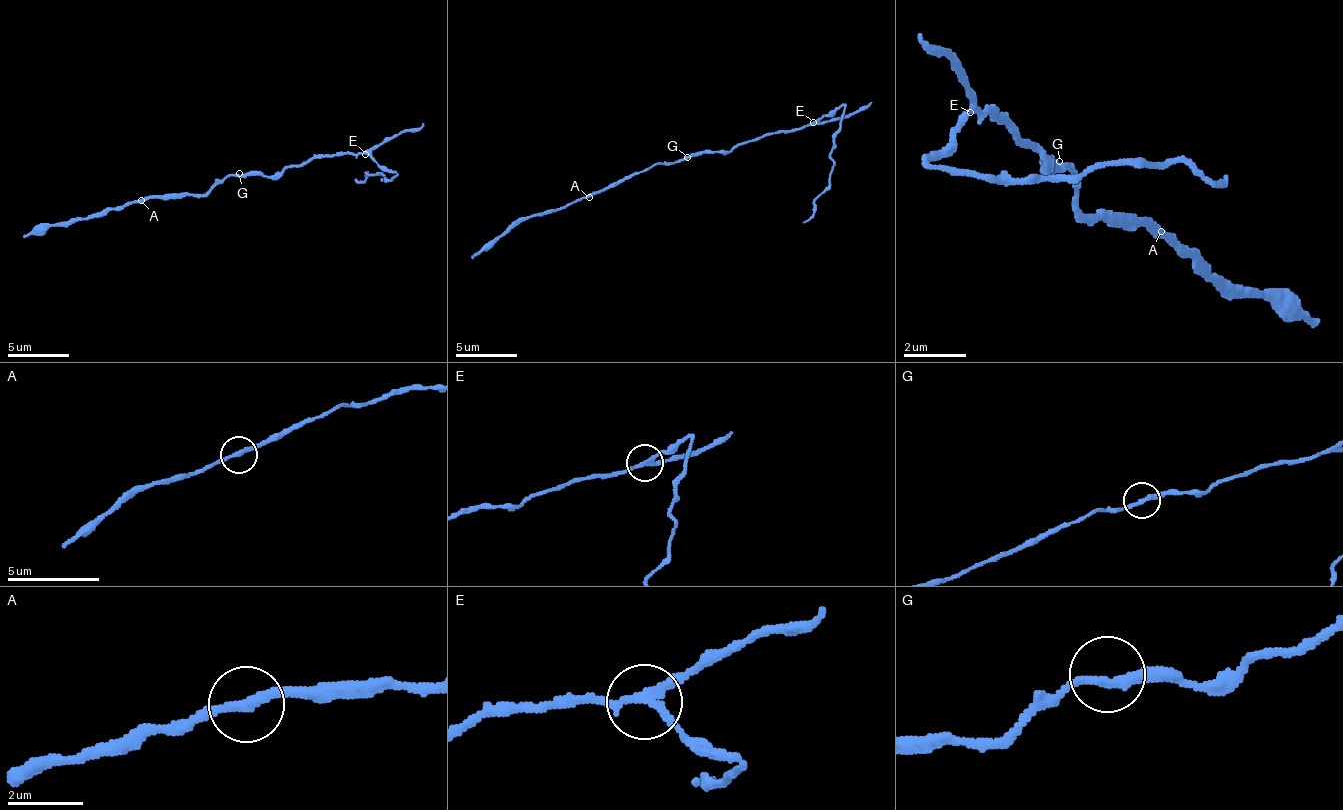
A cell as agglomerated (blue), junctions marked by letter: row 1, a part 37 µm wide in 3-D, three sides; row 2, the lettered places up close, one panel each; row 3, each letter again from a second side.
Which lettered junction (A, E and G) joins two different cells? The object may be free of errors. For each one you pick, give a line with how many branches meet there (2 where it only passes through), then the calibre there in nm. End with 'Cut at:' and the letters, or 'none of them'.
E: branches 3; calibre 200 nm
Cut at: E

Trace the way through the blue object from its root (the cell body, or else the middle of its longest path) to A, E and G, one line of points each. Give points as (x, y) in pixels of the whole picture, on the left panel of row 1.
A: (260, 176), (227, 176), (217, 179), (202, 194), (156, 194), (141, 200)
E: (260, 176), (279, 176), (288, 167), (306, 164), (325, 154), (364, 154)
G: (260, 176), (242, 176), (239, 173)

